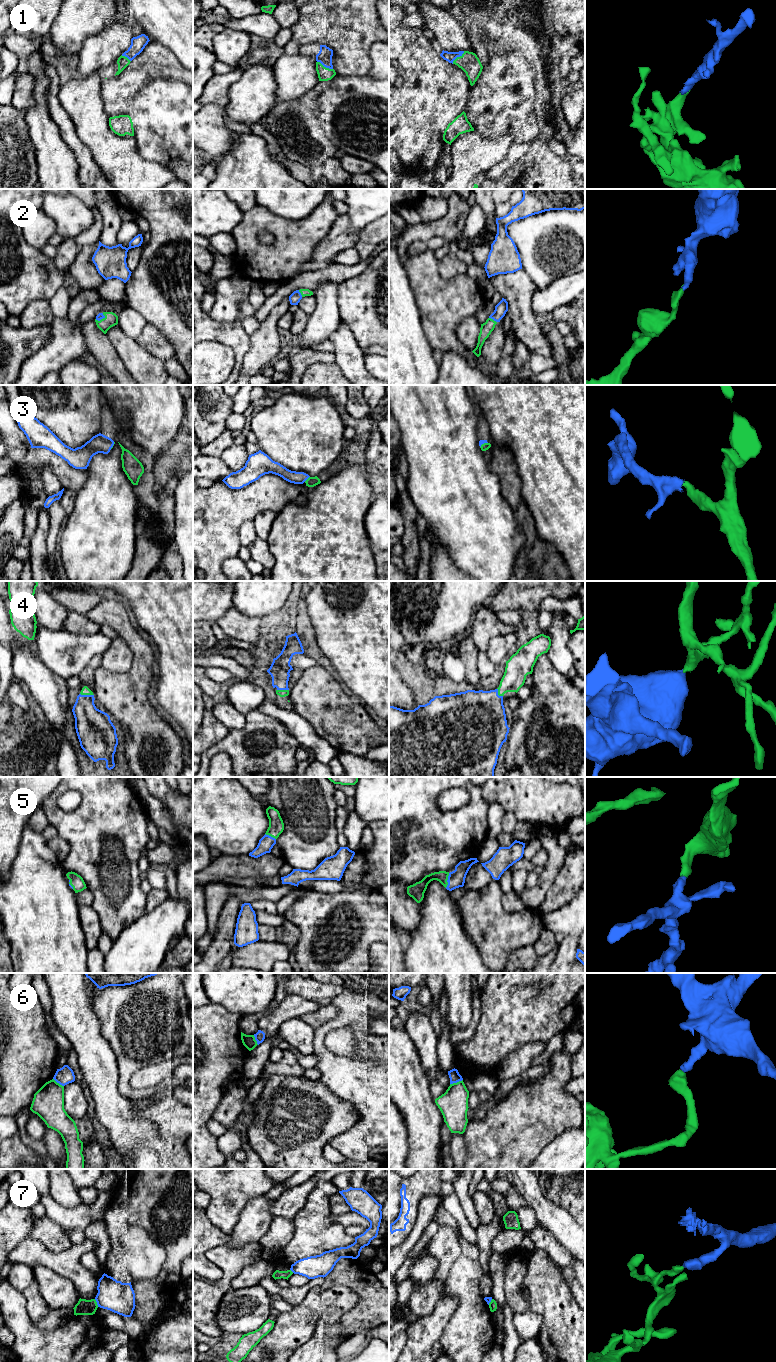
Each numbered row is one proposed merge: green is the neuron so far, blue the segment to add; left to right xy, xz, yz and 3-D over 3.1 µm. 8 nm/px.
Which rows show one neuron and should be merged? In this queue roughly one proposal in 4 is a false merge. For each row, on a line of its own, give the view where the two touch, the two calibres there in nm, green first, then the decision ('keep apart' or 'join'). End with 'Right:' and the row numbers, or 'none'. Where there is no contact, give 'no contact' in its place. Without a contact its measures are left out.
1: contact in xz; calibres 110 and 120 nm; join
2: contact in yz; calibres 100 and 100 nm; join
3: contact in xz; calibres 80 and 100 nm; join
4: contact in xy; calibres 70 and 260 nm; join
5: contact in yz; calibres 120 and 140 nm; join
6: contact in yz; calibres 240 and 90 nm; keep apart
7: contact in xy; calibres 130 and 240 nm; keep apart
Right: 1, 2, 3, 4, 5

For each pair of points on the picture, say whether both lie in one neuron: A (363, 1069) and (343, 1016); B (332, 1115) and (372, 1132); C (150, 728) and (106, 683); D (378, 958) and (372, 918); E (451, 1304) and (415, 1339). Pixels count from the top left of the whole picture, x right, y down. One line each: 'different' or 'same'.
A: same
B: different
C: same
D: different
E: same

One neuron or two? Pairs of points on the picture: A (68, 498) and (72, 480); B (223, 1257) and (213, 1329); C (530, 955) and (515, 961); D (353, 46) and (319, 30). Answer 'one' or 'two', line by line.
A: two
B: one
C: one
D: one

